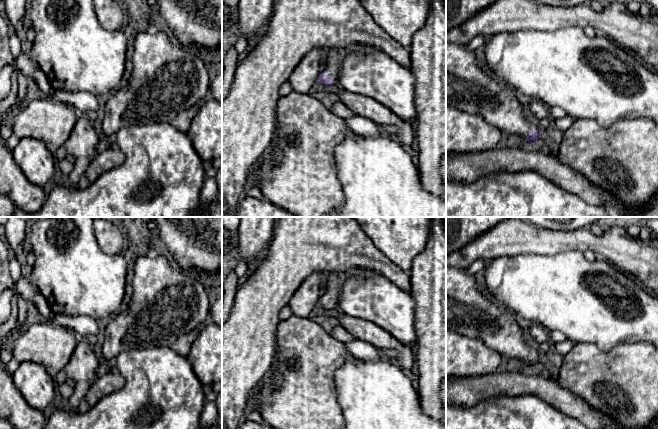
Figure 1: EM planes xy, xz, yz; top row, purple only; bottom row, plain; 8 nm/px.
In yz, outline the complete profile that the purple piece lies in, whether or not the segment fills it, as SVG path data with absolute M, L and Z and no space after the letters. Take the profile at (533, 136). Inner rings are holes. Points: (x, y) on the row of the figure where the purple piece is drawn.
M446 41L446 104L451 107L455 107L461 111L480 114L488 123L498 127L502 131L504 136L507 136L509 134L517 134L521 136L524 139L524 141L528 143L533 143L541 139L541 129L538 127L535 120L532 118L530 114L528 115L525 114L525 111L527 109L516 98L515 91L510 87L508 87L507 85L505 85L504 83L502 83L497 78L495 78L488 71L486 71L485 68L482 66L482 64L476 60L474 51L467 50L463 44L450 43L448 41Z

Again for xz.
M351 44L346 47L327 49L323 55L323 62L326 68L318 75L318 81L326 87L334 87L336 81L340 79L343 61L349 53L361 52L366 54L376 49L377 47L365 44Z

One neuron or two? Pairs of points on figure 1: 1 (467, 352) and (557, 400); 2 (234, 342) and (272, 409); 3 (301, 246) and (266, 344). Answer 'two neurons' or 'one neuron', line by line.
1: two neurons
2: two neurons
3: one neuron

